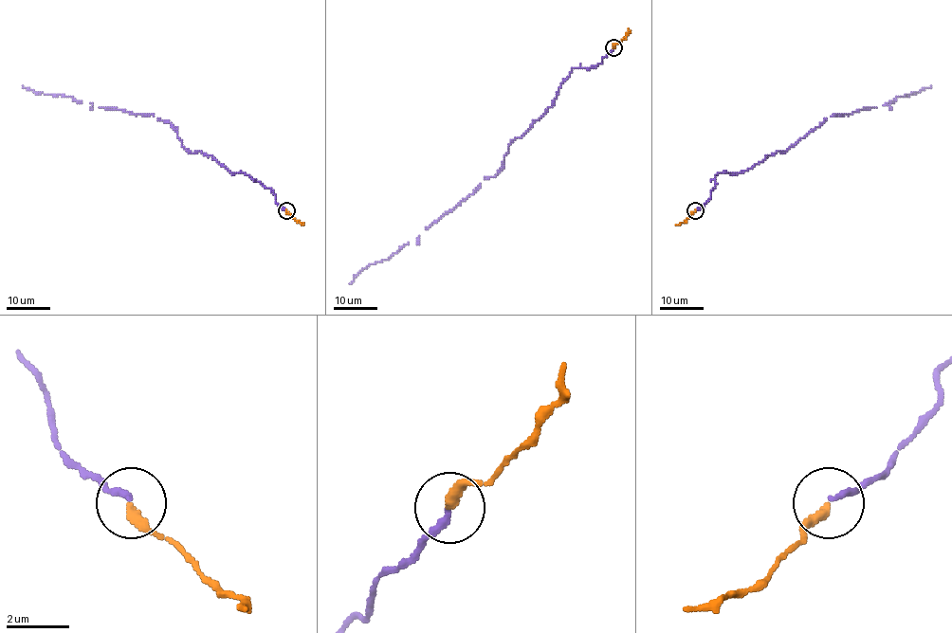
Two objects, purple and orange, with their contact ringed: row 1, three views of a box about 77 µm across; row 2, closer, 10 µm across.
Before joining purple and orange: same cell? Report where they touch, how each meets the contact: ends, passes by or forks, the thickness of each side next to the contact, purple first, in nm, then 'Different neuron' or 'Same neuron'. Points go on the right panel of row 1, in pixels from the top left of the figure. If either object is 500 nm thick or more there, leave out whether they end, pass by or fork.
Place: (695, 210). At the ring purple ends. At the ring orange ends. Thickness 200 nm (purple) against 320 nm. Same neuron

